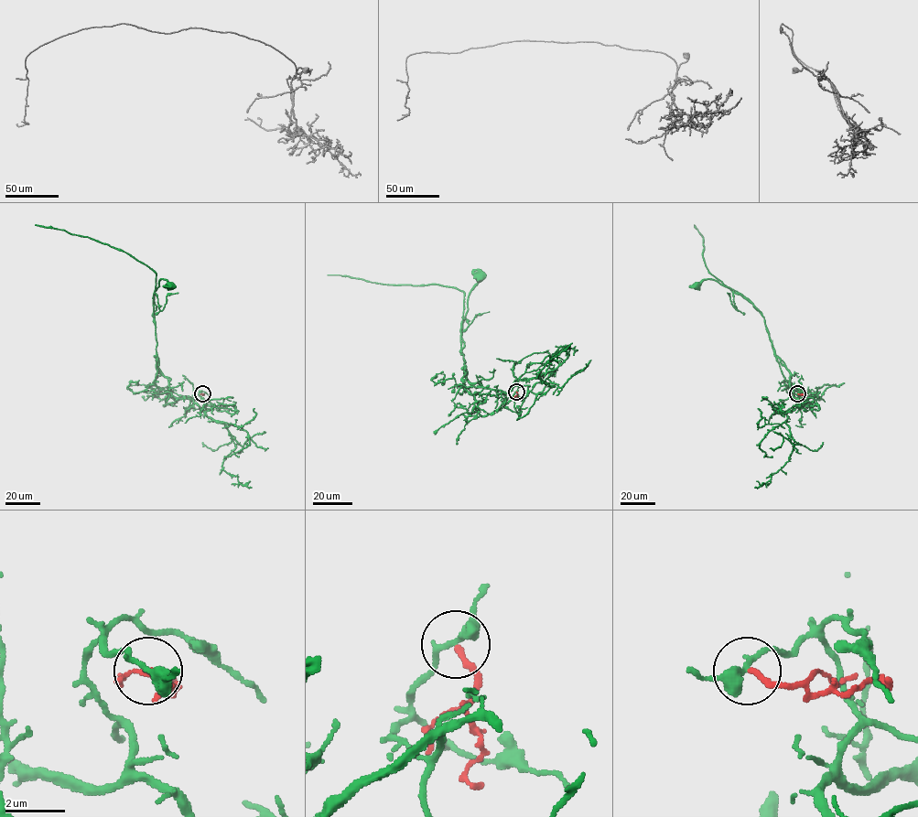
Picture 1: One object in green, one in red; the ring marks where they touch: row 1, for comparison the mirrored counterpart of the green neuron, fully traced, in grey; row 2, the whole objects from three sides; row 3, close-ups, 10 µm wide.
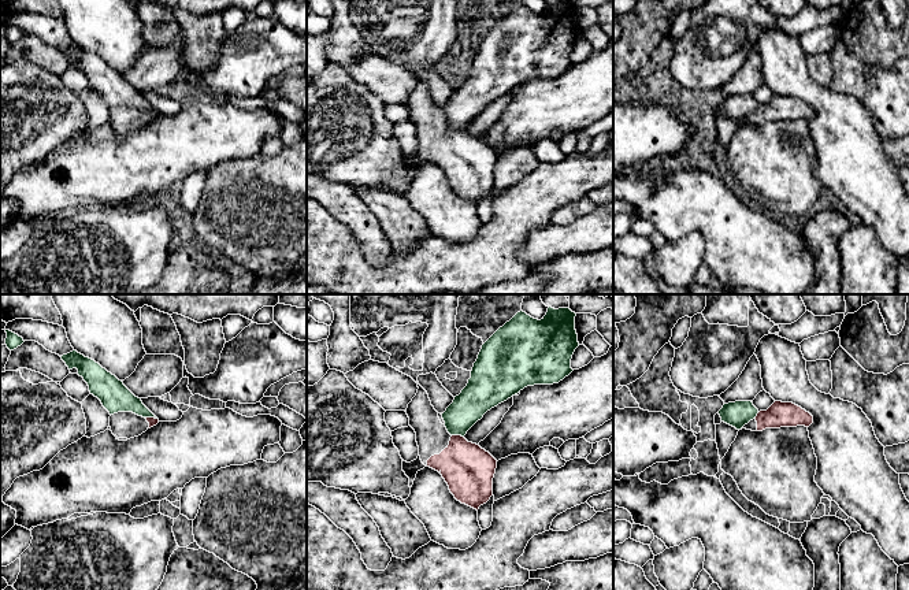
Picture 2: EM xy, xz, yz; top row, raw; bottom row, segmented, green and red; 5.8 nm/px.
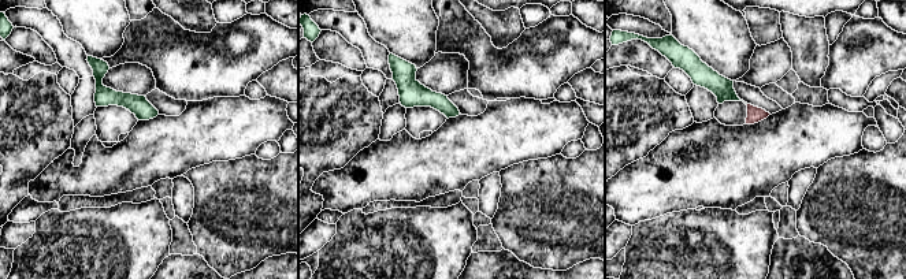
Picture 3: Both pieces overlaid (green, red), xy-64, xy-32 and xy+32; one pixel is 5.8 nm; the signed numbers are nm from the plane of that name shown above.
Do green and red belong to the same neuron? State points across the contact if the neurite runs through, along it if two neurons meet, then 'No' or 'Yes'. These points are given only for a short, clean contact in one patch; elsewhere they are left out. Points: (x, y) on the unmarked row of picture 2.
Boundary: xz (452, 127), (463, 130). No

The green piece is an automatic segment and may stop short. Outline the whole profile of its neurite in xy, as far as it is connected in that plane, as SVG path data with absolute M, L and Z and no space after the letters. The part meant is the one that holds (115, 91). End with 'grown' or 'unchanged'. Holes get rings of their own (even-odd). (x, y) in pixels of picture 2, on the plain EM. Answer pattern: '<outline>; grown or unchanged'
M73 44L60 49L68 63L77 62L78 68L89 79L90 88L97 90L110 108L118 105L133 105L142 111L157 112L141 94L136 90L122 74L108 66L94 53Z; unchanged

